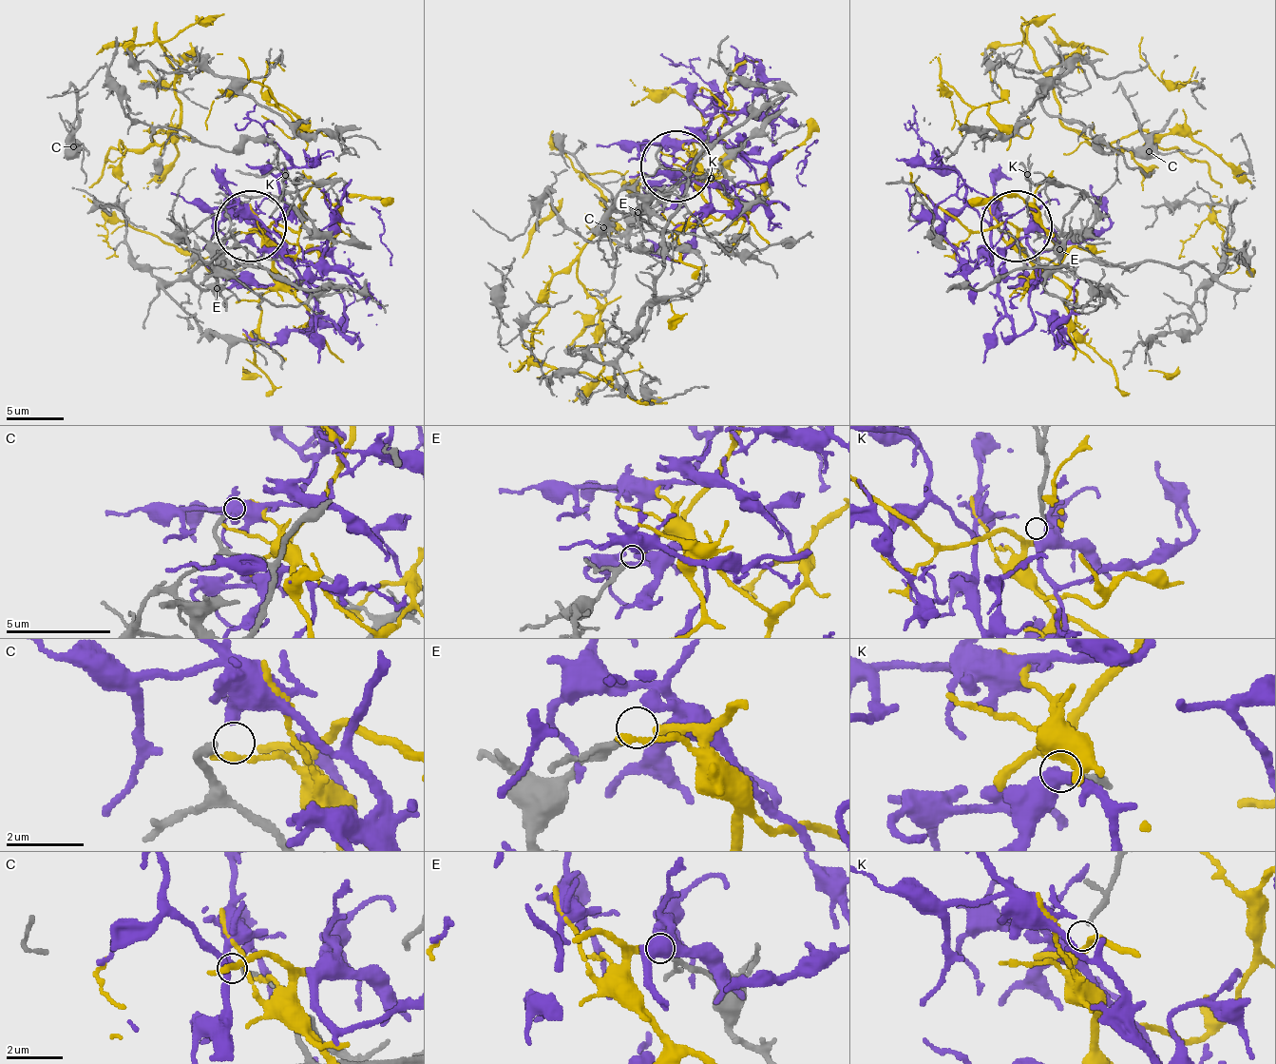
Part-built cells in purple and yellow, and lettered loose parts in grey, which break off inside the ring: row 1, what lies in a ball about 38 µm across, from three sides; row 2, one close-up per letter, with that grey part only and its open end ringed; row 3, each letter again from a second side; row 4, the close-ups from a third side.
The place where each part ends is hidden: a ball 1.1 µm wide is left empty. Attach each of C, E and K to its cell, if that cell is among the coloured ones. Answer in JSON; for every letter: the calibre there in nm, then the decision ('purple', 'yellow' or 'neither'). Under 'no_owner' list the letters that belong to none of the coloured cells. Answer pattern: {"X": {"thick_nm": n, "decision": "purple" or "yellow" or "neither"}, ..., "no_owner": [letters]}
{"C": {"thick_nm": 200, "decision": "neither"}, "E": {"thick_nm": 170, "decision": "yellow"}, "K": {"thick_nm": 190, "decision": "purple"}, "no_owner": ["C"]}

